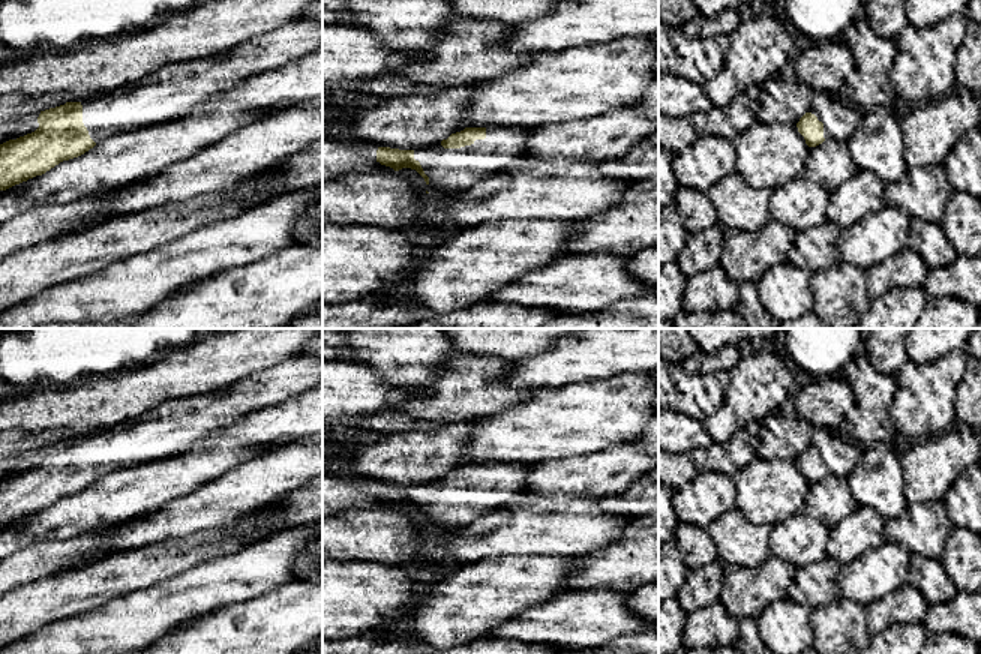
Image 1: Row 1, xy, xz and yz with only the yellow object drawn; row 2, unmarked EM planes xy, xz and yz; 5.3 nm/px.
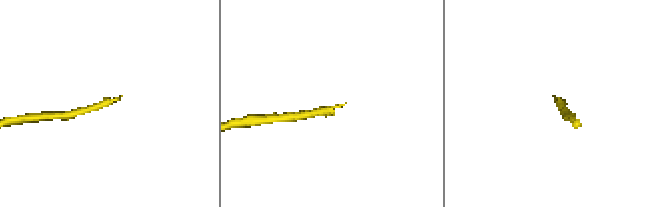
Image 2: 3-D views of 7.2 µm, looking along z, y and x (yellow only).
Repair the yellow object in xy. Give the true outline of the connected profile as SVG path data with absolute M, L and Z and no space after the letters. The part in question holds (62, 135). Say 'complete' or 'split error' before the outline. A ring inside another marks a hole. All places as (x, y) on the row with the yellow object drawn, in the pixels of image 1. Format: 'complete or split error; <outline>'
split error; M306 18L258 34L232 50L207 58L166 64L140 81L82 102L40 111L39 128L0 144L0 190L42 176L63 160L78 158L116 134L177 120L195 105L232 90L240 82L278 69L322 48L322 20Z

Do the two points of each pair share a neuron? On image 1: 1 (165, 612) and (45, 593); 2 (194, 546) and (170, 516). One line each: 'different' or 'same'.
1: different
2: different

